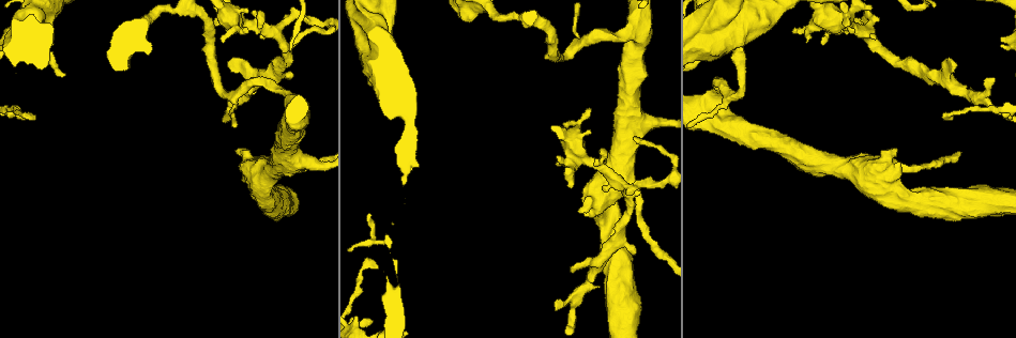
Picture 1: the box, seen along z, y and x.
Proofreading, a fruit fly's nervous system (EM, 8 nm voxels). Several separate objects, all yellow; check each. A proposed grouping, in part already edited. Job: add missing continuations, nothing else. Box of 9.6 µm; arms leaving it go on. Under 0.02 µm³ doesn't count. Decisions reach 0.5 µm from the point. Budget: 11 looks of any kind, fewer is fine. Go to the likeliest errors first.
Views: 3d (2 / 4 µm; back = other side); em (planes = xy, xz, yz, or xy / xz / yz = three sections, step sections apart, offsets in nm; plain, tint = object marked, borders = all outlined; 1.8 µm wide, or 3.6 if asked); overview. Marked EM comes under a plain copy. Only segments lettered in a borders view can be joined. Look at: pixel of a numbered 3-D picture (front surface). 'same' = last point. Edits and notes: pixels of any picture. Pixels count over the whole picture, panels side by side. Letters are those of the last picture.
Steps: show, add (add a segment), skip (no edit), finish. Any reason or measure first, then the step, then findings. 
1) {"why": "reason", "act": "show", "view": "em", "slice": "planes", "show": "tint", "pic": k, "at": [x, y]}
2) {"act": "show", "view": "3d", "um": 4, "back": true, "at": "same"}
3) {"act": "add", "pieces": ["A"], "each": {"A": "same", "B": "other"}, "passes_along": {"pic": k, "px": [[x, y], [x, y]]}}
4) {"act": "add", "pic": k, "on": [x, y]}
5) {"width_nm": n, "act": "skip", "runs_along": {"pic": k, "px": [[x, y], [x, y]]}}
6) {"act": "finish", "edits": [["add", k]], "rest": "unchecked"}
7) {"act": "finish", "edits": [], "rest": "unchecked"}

{"why": "branch stops here", "act": "show", "view": "3d", "um": 4, "pic": 1, "at": [230, 69]}

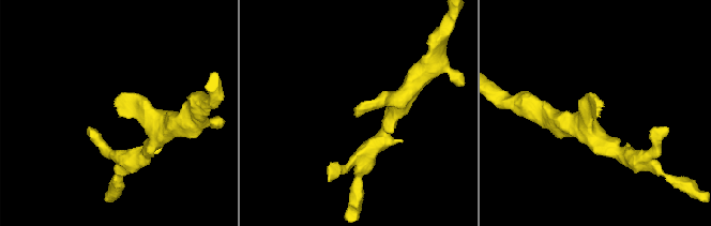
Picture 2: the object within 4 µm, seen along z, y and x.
{"act": "show", "view": "em", "slice": "yz", "step": 16, "show": "tint", "pic": 2, "at": [118, 111]}

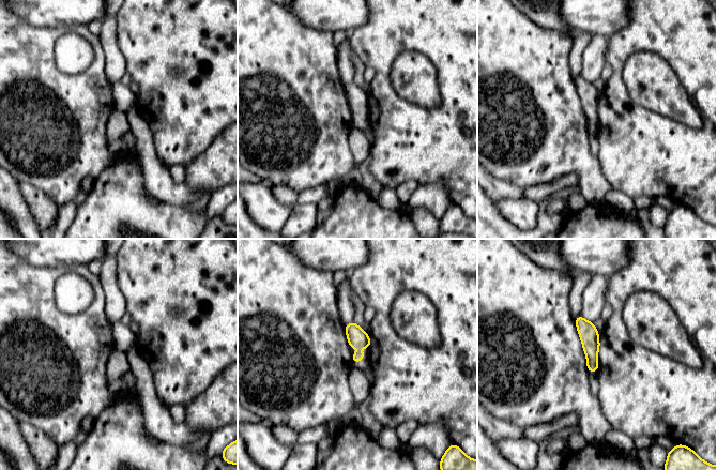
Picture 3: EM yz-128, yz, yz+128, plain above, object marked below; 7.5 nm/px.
{"act": "show", "view": "em", "slice": "planes", "show": "borders", "at": "same"}

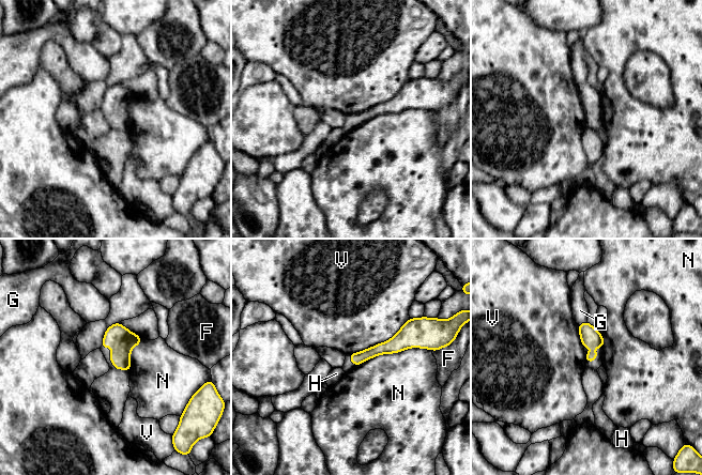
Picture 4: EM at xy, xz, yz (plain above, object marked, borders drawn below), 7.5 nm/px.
{"act": "skip", "each": {"F": "other", "G": "other", "H": "other", "N": "other", "V": "other"}, "border": {"pic": 4, "px": [[410, 318], [388, 339], [350, 354]]}, "found": "none of them fits"}

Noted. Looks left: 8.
{"why": "an open end", "act": "show", "view": "em", "slice": "planes", "show": "borders", "pic": 1, "at": [556, 163]}

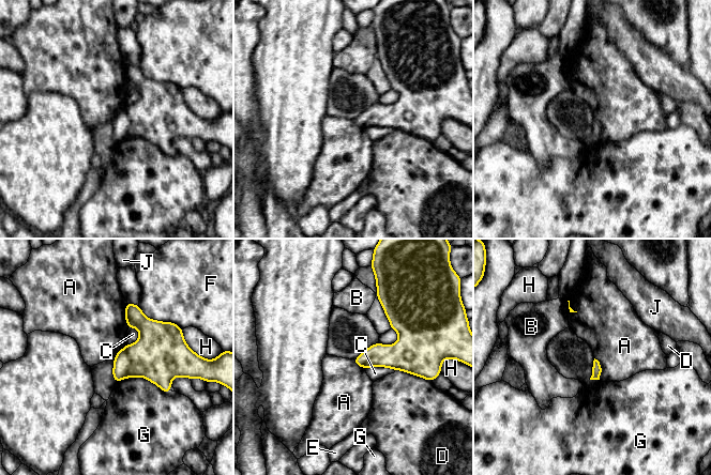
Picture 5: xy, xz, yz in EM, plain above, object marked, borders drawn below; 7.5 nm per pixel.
{"longest_contact_nm": ["G", 420], "act": "skip", "each": {"A": "other", "B": "other", "C": "other", "D": "other", "E": "other", "F": "other", "G": "other", "H": "other", "J": "other"}, "border": {"pic": 5, "px": [[125, 302], [125, 323], [127, 327]]}, "found": "none of them fits"}

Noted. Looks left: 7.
{"why": "free end", "act": "show", "view": "3d", "um": 2, "pic": 1, "at": [289, 78]}

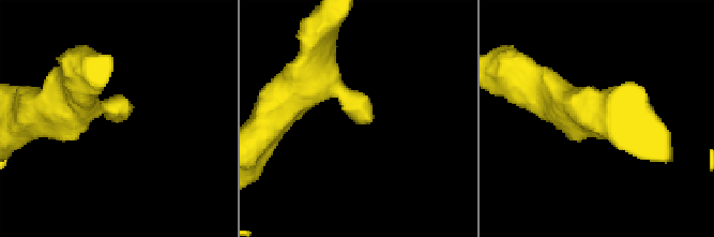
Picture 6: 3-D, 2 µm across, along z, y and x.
{"why": "shape alone is not enough", "act": "show", "view": "em", "slice": "planes", "show": "tint", "pic": 6, "at": [363, 122]}

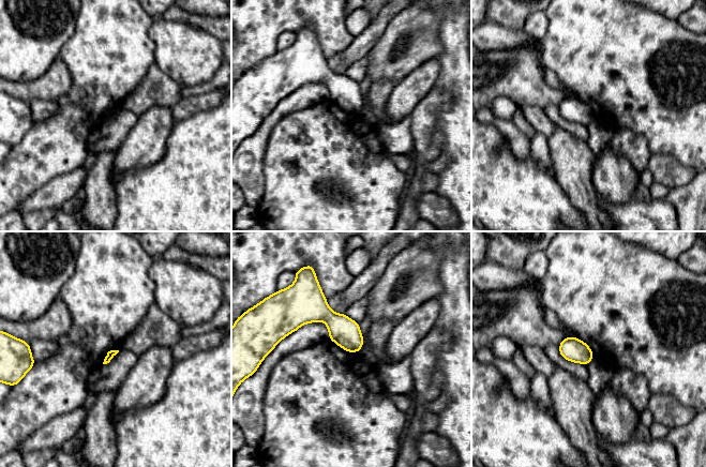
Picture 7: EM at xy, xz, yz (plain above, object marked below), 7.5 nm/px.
{"act": "show", "view": "em", "slice": "planes", "show": "borders", "at": "same"}

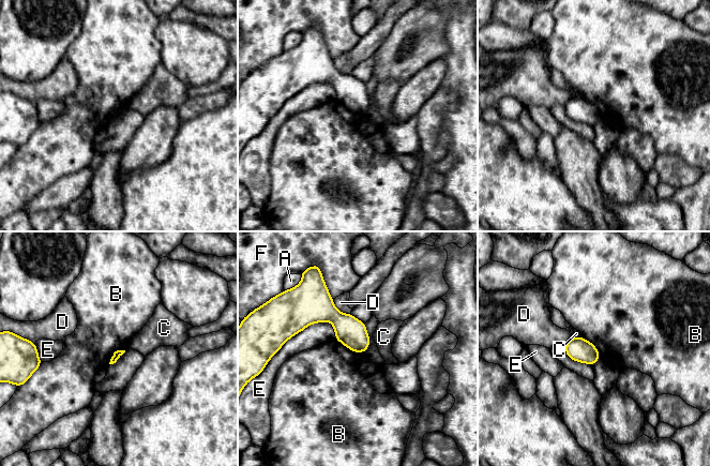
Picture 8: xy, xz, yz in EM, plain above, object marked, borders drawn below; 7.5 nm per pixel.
{"act": "skip", "each": {"A": "other", "B": "other", "C": "other", "D": "other", "E": "other", "F": "other"}, "border": {"pic": 8, "px": [[335, 337], [350, 349], [364, 352]]}, "found": "none of them fits"}

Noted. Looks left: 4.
{"why": "thin end", "act": "show", "view": "3d", "um": 2, "pic": 1, "at": [34, 116]}

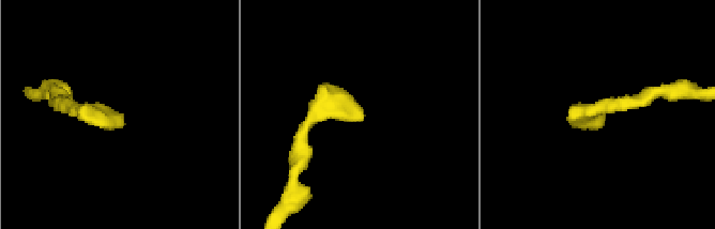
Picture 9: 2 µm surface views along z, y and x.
{"why": "need the tissue", "act": "show", "view": "em", "slice": "xy", "step": 4, "show": "tint", "pic": 9, "at": [360, 120]}

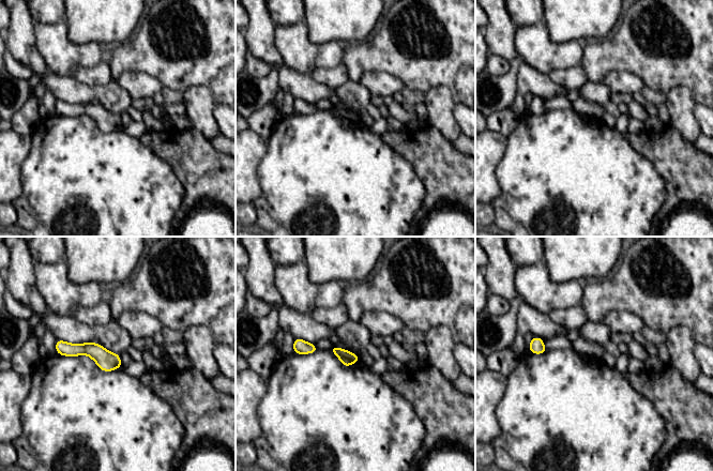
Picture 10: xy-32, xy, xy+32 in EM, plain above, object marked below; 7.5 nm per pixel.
{"why": "another direction", "act": "show", "view": "em", "slice": "planes", "show": "borders", "at": "same"}

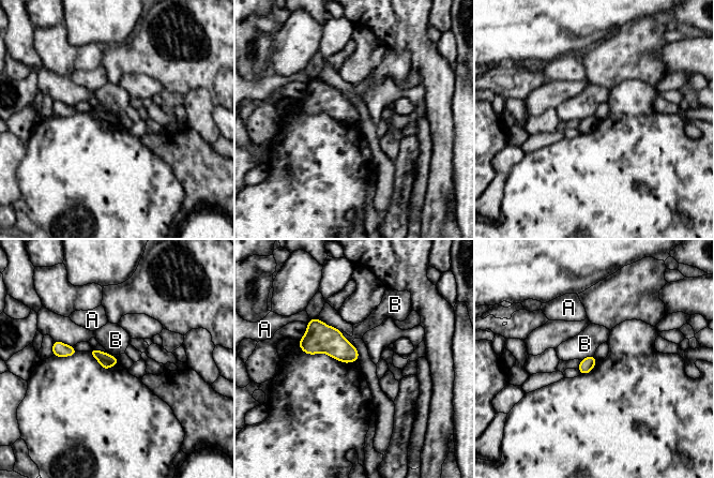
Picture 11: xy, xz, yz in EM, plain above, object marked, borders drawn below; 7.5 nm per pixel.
{"act": "skip", "each": {"A": "other", "B": "other"}, "border": {"pic": 11, "px": [[54, 340], [59, 340], [72, 346]]}, "found": "none of them fits"}

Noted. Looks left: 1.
{"act": "finish", "edits": [], "rest": "unchecked"}

